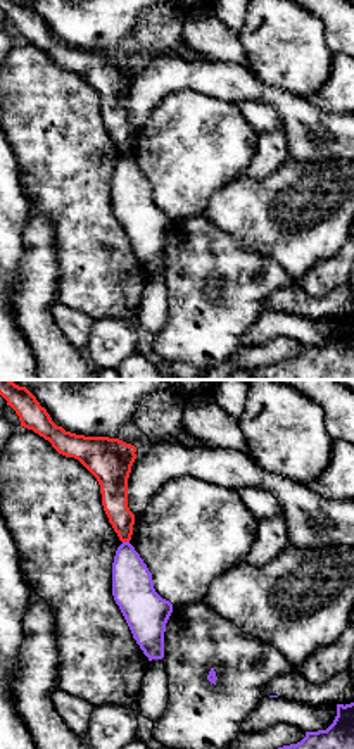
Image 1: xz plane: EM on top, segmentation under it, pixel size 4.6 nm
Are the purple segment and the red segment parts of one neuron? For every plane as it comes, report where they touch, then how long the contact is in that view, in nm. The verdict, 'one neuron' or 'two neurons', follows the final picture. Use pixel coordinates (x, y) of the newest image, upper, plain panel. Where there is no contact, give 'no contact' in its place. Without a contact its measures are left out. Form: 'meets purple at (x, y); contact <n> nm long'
meets purple at (126, 156); contact 30 nm long

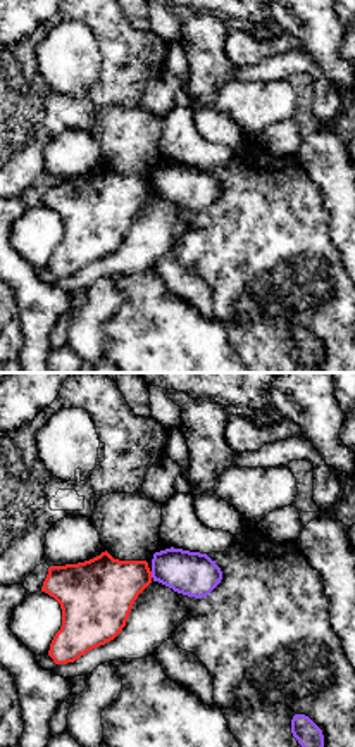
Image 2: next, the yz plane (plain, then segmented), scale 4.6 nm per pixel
meets purple at (152, 188); contact 30 nm long

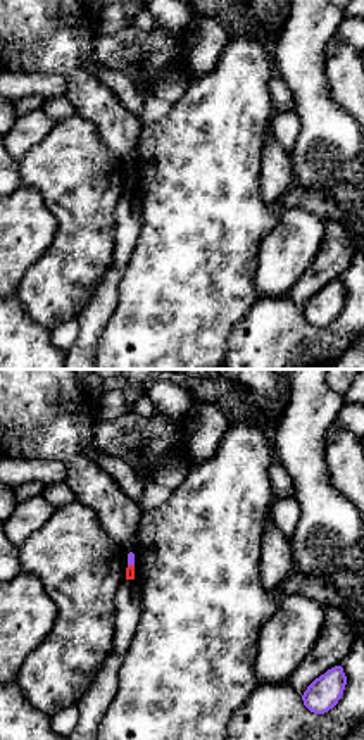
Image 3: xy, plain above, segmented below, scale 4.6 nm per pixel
meets purple at (131, 178); contact 30 nm long

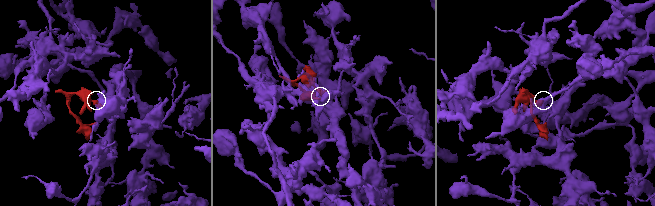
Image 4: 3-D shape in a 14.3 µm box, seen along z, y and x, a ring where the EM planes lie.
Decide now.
two neurons

